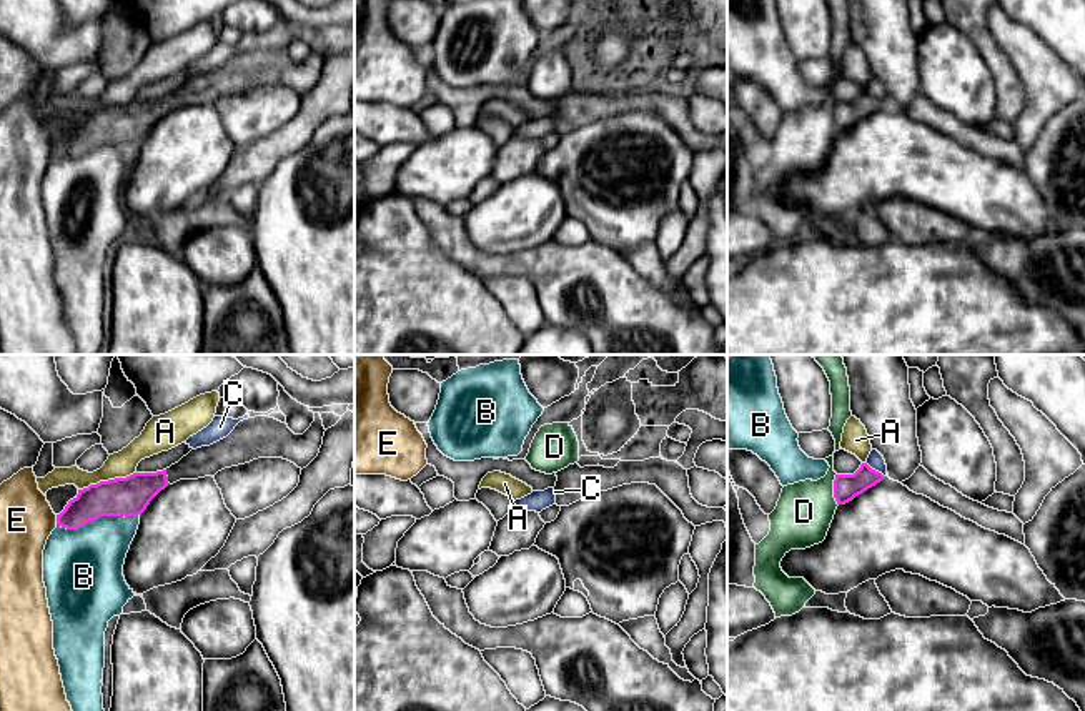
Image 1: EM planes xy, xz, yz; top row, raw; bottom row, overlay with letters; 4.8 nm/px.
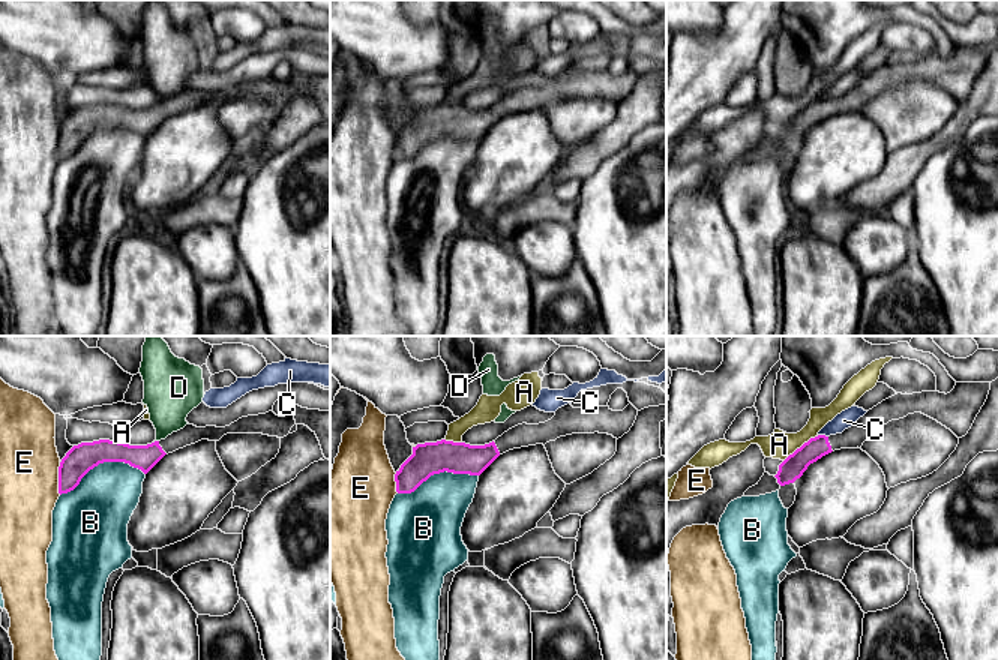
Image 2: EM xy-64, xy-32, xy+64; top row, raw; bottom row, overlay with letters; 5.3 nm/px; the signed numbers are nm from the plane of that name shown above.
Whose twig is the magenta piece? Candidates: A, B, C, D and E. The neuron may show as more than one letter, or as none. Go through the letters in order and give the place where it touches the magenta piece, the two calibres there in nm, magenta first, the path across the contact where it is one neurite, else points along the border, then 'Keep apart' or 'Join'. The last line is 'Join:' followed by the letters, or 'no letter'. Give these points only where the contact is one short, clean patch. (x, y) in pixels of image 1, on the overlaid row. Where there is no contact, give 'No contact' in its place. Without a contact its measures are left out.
A: Touches magenta at xy (105, 482). Thickness 190 nm (magenta) against 130 nm. Boundary: xy (133, 472), (125, 477), (100, 480), (79, 490). Keep apart
B: Touches magenta at xy (97, 518). Thickness 190 nm (magenta) against 380 nm. Keep apart
C: Touches magenta at yz (874, 470). Thickness 130 nm (magenta) against 80 nm. Boundary: yz (866, 462), (884, 477). Keep apart
D: Touches magenta at yz (834, 490). Thickness 130 nm (magenta) against 280 nm. Boundary: yz (836, 473), (834, 500), (837, 505). Keep apart
E: Touches magenta at xy (57, 520). Thickness 160 nm (magenta) against 260 nm. Boundary: xy (55, 515), (57, 525). Keep apart
Join: no letter

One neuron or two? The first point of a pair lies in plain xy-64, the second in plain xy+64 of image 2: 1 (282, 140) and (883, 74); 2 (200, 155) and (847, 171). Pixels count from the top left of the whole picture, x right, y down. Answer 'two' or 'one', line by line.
1: two
2: one

